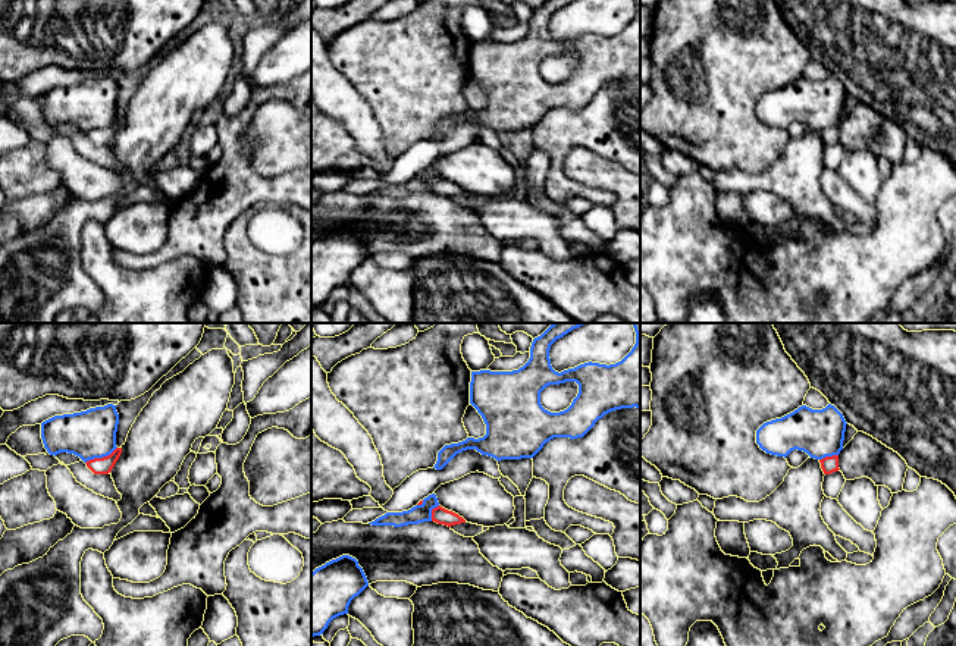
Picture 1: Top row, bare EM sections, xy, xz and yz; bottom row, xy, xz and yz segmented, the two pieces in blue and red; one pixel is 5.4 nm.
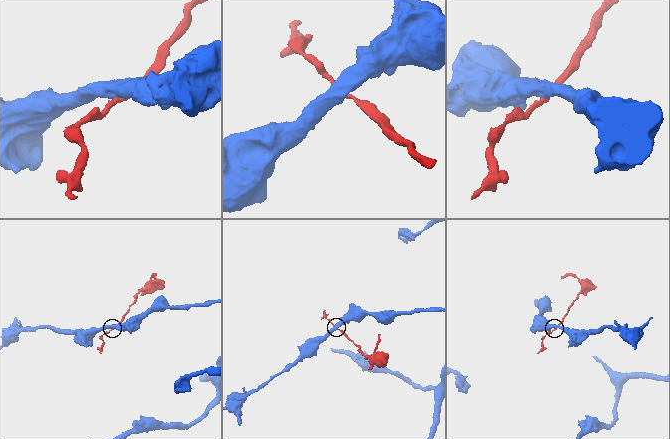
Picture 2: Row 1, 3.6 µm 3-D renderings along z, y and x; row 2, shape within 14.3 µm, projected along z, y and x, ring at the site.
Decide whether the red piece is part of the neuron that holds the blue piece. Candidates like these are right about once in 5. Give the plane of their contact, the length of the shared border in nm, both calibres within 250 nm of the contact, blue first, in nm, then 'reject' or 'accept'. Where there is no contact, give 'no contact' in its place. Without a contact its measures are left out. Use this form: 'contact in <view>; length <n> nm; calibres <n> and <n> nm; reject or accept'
contact in xy; length 200 nm; calibres 260 and 100 nm; reject

